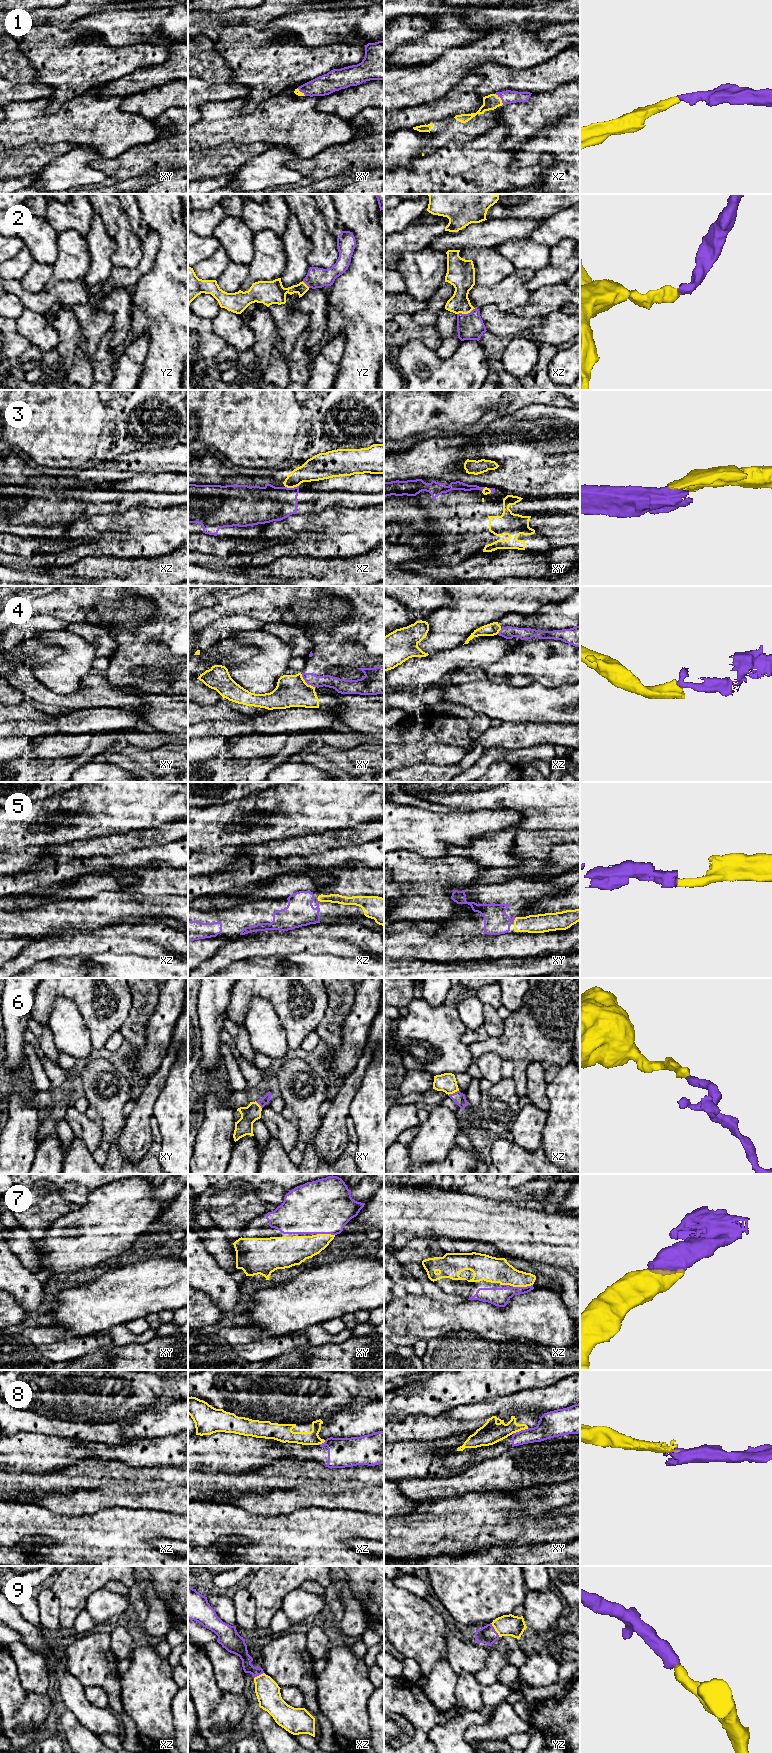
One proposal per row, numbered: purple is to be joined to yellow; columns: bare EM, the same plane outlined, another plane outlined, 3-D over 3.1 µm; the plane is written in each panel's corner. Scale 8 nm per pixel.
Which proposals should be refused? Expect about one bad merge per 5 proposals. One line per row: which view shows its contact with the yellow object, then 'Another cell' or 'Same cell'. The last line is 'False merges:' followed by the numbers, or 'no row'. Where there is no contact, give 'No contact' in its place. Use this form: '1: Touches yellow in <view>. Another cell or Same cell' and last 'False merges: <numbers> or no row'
1: Touches yellow in xz. Same cell
2: Touches yellow in xz. Same cell
3: Touches yellow in xz. Another cell
4: Touches yellow in xy. Another cell
5: Touches yellow in xy. Same cell
6: Touches yellow in xz. Same cell
7: Touches yellow in xz. Same cell
8: Touches yellow in xy. Another cell
9: Touches yellow in yz. Same cell
False merges: 3, 4, 8

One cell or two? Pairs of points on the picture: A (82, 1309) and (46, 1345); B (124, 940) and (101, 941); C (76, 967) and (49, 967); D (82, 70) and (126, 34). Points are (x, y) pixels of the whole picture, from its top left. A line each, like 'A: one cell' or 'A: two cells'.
A: two cells
B: one cell
C: one cell
D: two cells

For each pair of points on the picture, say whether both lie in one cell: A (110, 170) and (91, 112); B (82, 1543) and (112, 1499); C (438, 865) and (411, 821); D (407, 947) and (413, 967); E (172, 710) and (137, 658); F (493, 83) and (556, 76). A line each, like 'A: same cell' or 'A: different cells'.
A: different cells
B: different cells
C: different cells
D: different cells
E: different cells
F: same cell

